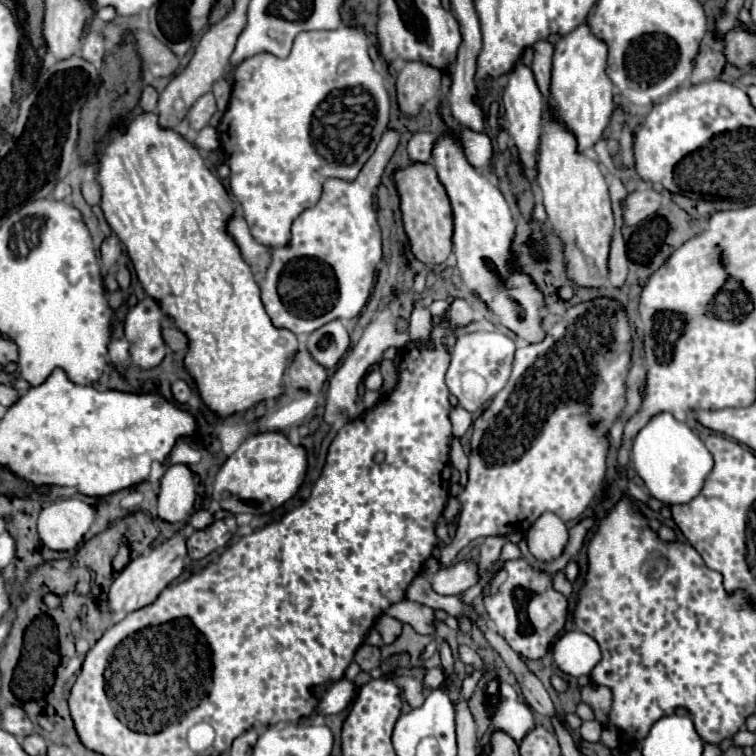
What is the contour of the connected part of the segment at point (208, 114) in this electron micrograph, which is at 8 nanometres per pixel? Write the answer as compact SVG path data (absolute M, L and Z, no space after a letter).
M206 92L204 96L200 96L194 106L188 112L188 122L194 130L202 130L204 126L208 126L208 120L212 118L212 114L216 112L216 100L212 92Z

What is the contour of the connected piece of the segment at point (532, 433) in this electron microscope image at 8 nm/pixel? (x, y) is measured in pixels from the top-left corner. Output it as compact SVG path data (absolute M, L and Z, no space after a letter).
M606 296L570 306L566 314L546 330L544 340L516 350L506 386L474 422L468 484L464 488L458 483L450 485L450 495L459 500L462 510L454 540L440 550L438 562L442 568L450 566L472 538L526 532L544 512L554 512L564 522L582 516L606 478L606 458L610 450L608 430L626 406L626 376L630 366L632 332L626 308L620 300Z

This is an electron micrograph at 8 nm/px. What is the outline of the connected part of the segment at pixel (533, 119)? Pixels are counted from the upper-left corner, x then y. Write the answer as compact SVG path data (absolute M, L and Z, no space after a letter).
M518 62L514 70L508 74L510 82L504 90L504 110L506 110L506 120L508 120L508 133L512 134L514 144L518 151L519 158L524 162L524 172L528 178L536 176L534 164L536 164L536 154L538 154L538 142L540 142L540 132L542 132L542 110L544 110L544 98L536 86L534 74L528 66Z

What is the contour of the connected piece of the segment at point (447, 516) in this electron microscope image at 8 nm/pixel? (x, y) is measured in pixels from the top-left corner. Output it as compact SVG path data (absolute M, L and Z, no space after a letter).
M450 498L450 500L448 500L448 504L446 504L446 508L444 508L444 520L446 520L446 524L448 524L448 526L452 526L452 522L454 522L454 518L456 518L456 514L458 514L458 510L460 510L458 500L456 500L456 498Z

